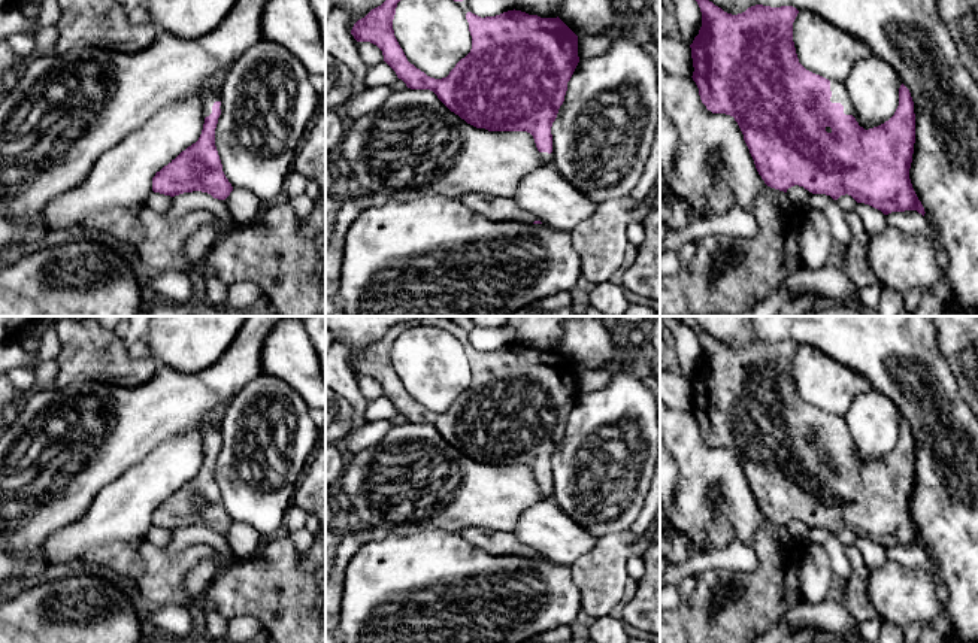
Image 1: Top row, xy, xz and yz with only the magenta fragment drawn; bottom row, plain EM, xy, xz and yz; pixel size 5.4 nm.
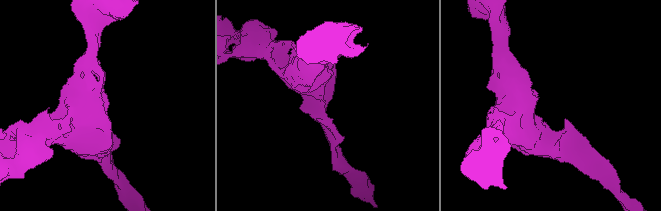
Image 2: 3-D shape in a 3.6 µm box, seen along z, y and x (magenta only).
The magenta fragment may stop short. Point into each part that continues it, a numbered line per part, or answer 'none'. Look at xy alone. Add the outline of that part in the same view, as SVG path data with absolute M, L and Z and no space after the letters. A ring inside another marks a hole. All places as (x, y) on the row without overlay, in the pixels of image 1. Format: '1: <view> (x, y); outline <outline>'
1: xy (209, 433); outline M206 427L203 431L203 455L212 448L212 440L215 436L221 436L221 428Z

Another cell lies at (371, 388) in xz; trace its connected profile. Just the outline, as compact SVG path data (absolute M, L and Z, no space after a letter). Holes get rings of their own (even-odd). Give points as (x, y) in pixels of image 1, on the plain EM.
M358 376L358 388L367 401L384 395L382 385L370 376Z

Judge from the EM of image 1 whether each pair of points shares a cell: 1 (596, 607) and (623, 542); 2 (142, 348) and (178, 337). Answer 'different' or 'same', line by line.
1: same
2: different

